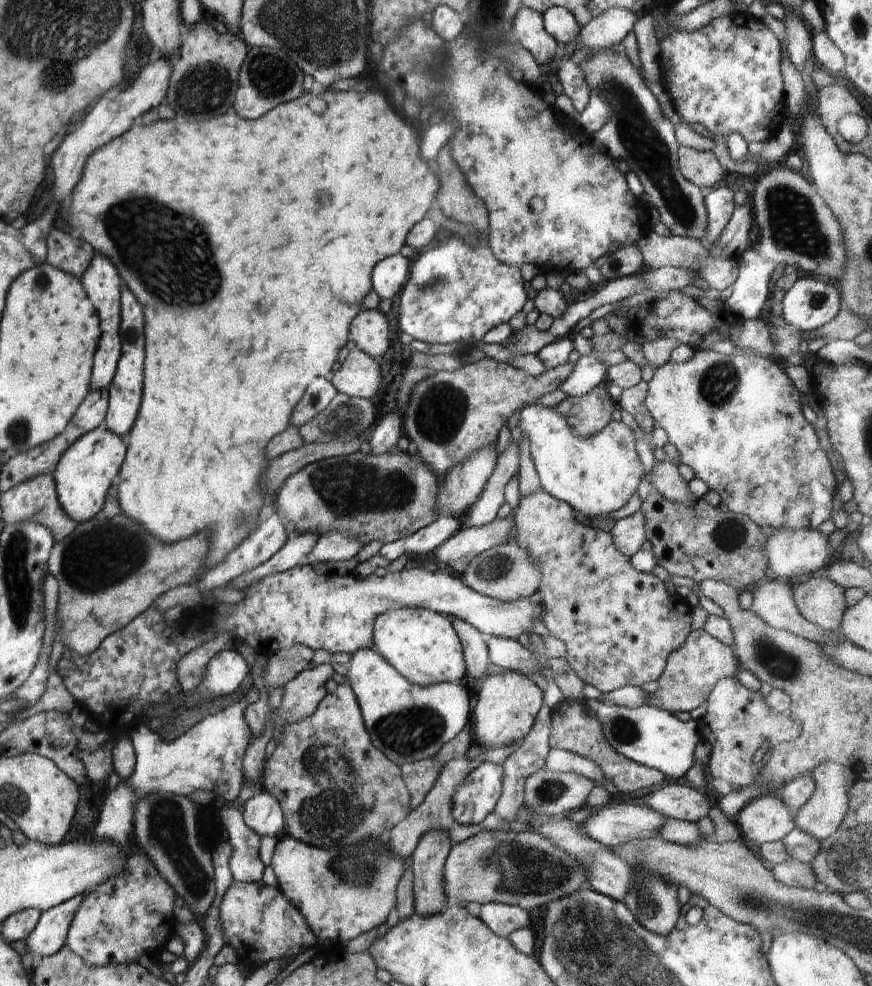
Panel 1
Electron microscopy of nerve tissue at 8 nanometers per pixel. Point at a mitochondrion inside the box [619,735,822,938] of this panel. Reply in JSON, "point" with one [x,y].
{"point":[642,891]}

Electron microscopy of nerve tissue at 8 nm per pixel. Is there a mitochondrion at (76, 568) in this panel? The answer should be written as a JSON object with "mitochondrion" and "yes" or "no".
{"mitochondrion":"yes"}

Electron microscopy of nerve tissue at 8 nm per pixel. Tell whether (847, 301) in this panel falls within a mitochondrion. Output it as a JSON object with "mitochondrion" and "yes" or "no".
{"mitochondrion":"no"}

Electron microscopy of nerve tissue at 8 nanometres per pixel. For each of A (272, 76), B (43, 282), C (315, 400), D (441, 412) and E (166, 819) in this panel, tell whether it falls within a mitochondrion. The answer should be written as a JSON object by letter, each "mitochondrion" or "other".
{"A":"mitochondrion","B":"mitochondrion","C":"mitochondrion","D":"mitochondrion","E":"mitochondrion"}

